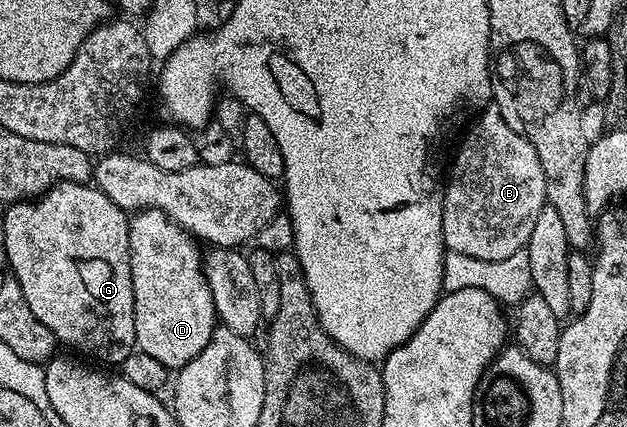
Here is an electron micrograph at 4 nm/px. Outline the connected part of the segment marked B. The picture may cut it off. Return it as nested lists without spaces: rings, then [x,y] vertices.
[[[486,107],[478,116],[444,185],[443,238],[450,252],[483,258],[483,262],[499,262],[528,245],[539,210],[547,206],[545,179],[533,144],[507,126],[498,108]]]

